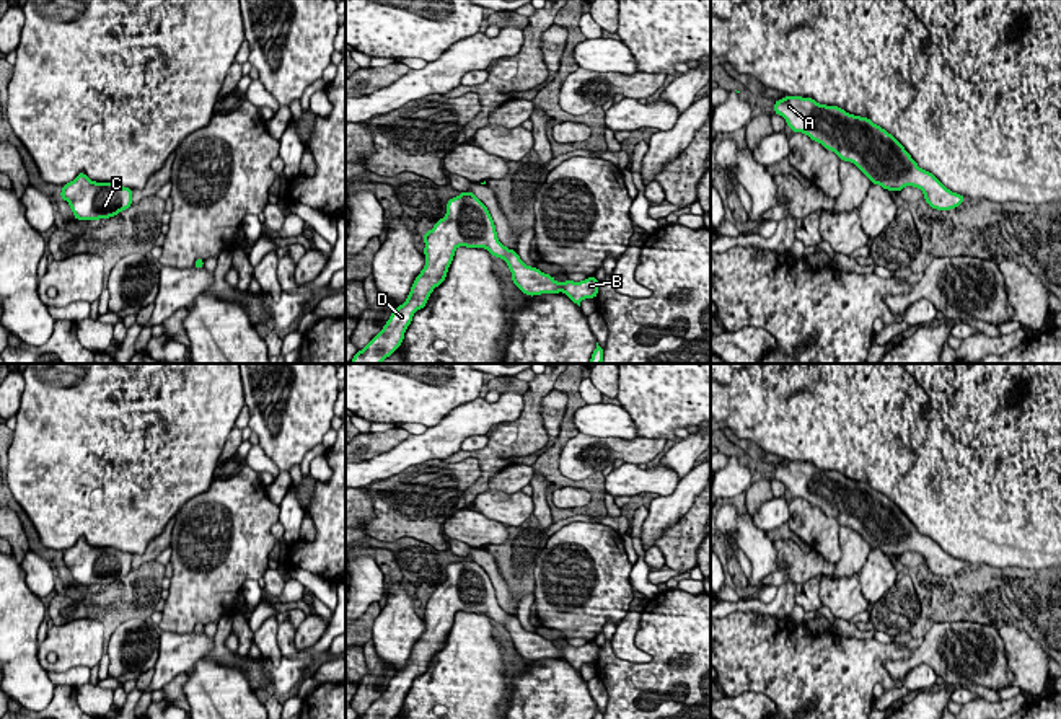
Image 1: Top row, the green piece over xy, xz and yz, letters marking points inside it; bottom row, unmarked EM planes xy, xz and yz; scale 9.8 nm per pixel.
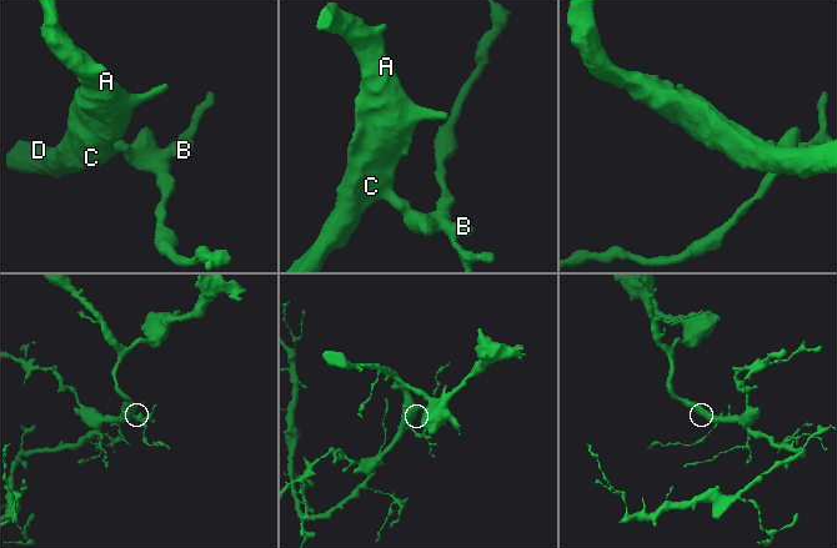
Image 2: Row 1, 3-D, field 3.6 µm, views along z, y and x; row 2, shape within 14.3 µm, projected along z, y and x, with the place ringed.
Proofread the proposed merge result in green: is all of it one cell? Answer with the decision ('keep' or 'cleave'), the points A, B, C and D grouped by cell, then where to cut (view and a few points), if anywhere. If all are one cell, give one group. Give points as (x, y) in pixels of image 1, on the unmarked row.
keep | A B C D | no cut

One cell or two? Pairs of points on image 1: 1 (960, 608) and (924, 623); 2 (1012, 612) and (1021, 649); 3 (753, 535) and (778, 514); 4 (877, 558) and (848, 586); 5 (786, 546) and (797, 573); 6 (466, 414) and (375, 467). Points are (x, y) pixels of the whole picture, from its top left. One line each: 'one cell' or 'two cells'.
1: one cell
2: two cells
3: two cells
4: two cells
5: one cell
6: one cell

